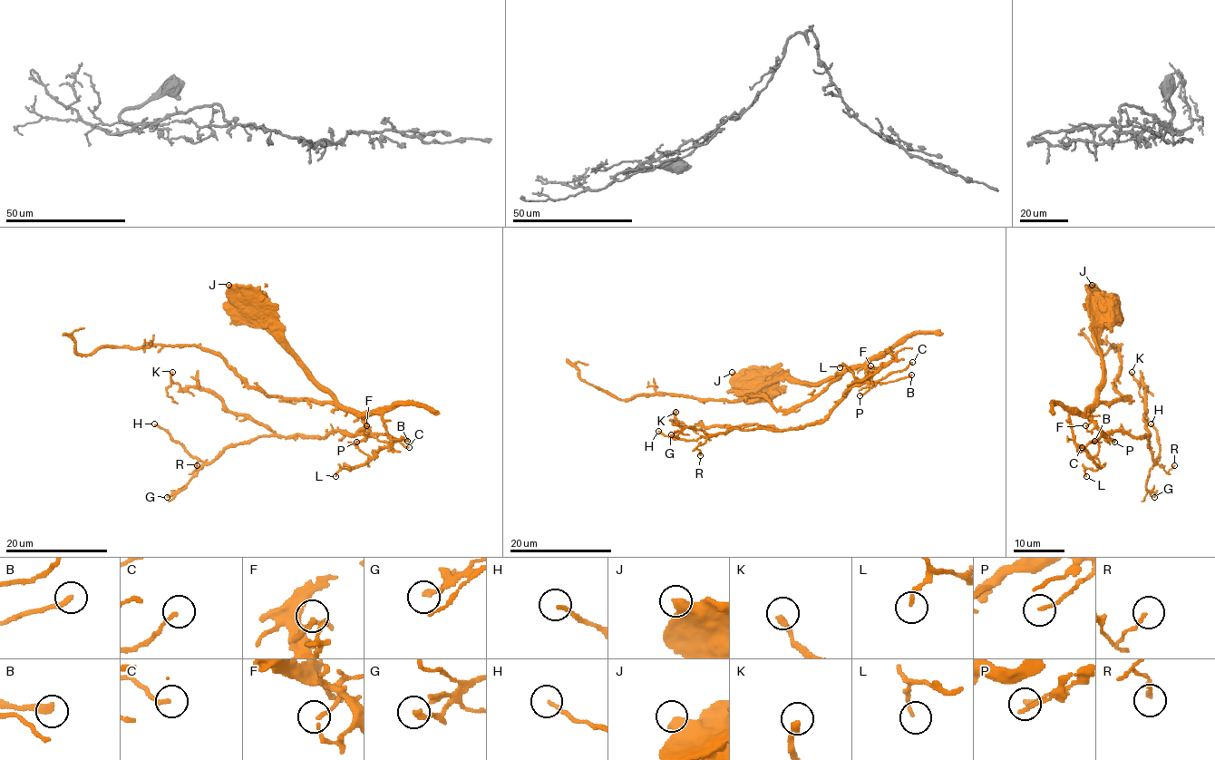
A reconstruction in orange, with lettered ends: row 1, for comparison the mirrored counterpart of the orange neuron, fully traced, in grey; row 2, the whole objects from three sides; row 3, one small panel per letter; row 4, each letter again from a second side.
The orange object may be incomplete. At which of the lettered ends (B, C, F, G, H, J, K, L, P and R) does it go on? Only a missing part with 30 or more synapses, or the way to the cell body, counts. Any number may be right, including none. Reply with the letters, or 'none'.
none

